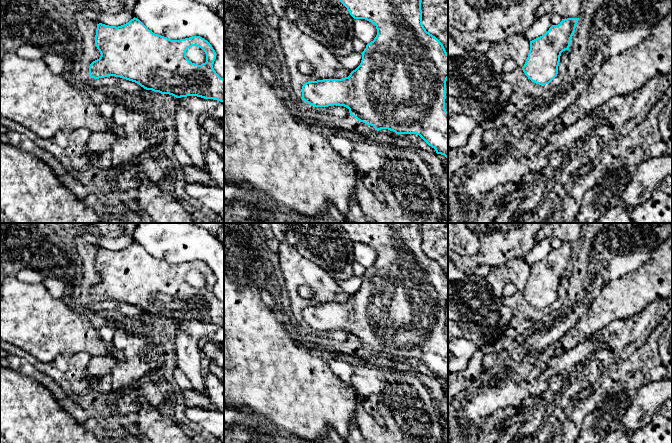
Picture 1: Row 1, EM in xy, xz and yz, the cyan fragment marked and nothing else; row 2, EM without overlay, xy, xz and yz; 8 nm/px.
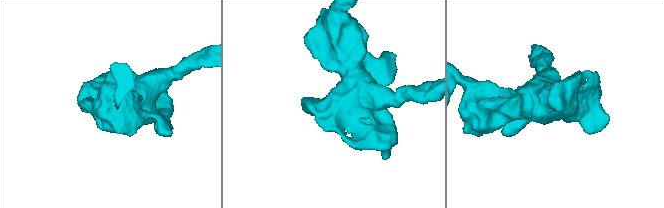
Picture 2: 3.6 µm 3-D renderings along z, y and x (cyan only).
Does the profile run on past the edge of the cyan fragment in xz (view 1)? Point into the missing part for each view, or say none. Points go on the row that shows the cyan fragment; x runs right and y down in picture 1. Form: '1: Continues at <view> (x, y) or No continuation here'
1: No continuation here

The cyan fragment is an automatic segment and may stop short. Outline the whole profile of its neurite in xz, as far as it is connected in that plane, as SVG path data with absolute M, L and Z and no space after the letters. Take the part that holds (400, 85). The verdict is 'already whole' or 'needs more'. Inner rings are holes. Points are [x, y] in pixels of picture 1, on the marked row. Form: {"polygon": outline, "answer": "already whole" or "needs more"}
{"polygon": "M339 0L349 11L354 19L365 19L376 26L377 35L373 41L366 45L361 53L360 65L353 70L348 77L342 79L323 79L308 81L303 84L301 92L303 101L314 107L328 107L332 105L344 106L349 109L350 115L358 121L371 125L375 130L388 129L396 134L419 135L429 146L435 149L437 154L444 155L448 160L448 112L445 109L446 81L448 79L448 53L443 44L432 34L426 31L422 24L422 0Z", "answer": "already whole"}

